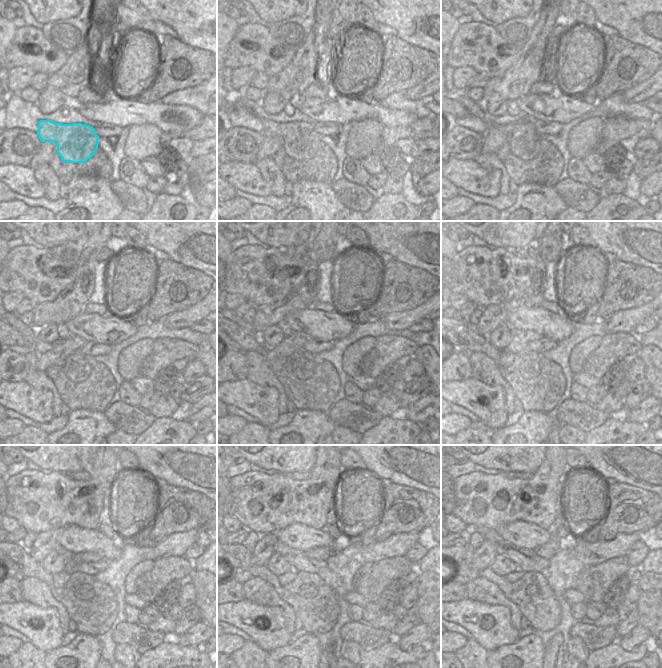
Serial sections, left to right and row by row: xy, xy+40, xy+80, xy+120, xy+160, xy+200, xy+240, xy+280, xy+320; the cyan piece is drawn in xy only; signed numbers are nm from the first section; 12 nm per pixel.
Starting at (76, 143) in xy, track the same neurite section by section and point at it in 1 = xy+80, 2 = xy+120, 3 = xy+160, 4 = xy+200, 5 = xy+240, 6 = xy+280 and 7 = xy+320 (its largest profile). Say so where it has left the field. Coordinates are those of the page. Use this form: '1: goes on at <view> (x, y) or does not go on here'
1: goes on at xy+80 (525, 142)
2: goes on at xy+120 (78, 366)
3: goes on at xy+160 (304, 363)
4: goes on at xy+200 (529, 363)
5: goes on at xy+240 (83, 586)
6: goes on at xy+280 (306, 584)
7: goes on at xy+320 (532, 583)

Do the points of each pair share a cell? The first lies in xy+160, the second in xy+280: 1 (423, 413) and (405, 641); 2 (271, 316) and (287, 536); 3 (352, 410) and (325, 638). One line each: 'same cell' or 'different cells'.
1: same cell
2: different cells
3: different cells

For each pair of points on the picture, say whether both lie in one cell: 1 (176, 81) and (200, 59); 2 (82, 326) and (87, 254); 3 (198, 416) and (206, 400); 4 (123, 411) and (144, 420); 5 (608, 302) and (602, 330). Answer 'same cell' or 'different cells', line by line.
1: same cell
2: different cells
3: same cell
4: same cell
5: different cells

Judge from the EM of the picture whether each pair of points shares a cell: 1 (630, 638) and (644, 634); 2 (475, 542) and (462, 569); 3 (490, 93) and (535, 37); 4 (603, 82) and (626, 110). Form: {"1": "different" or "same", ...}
{"1": "same", "2": "different", "3": "same", "4": "different"}

